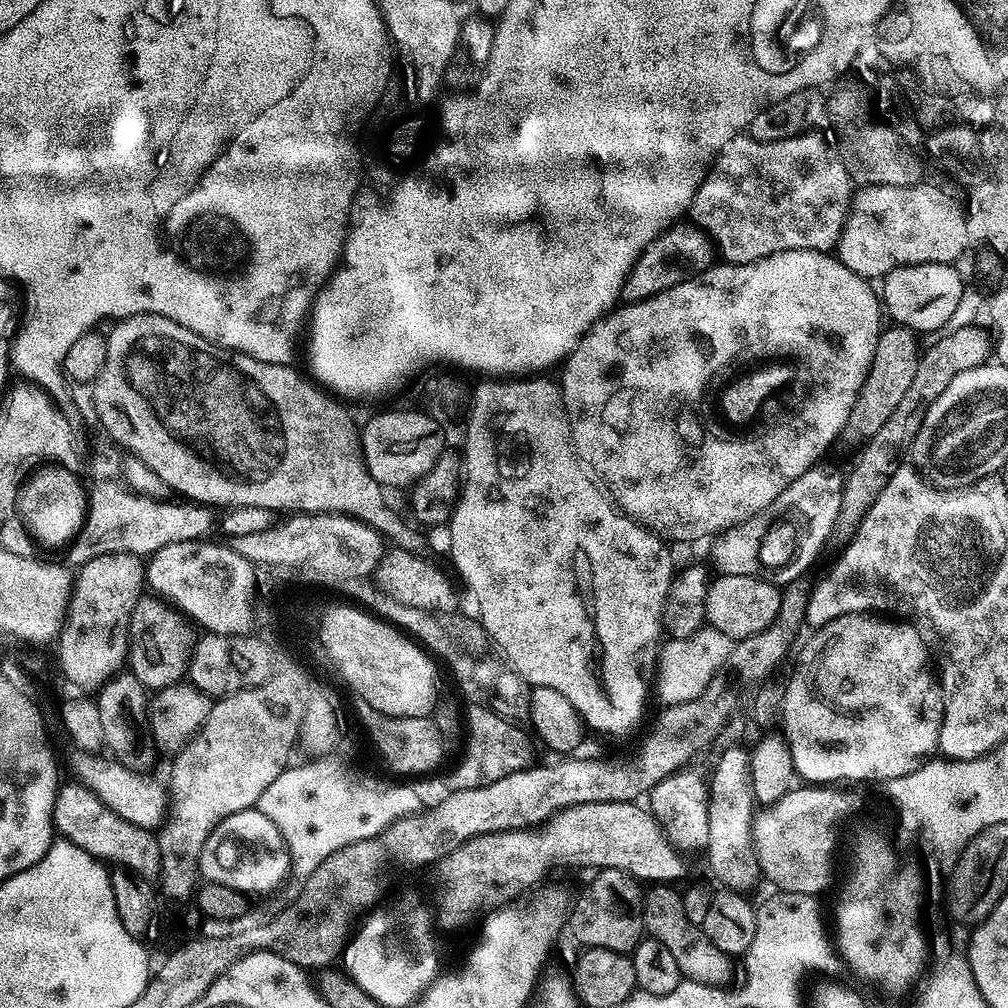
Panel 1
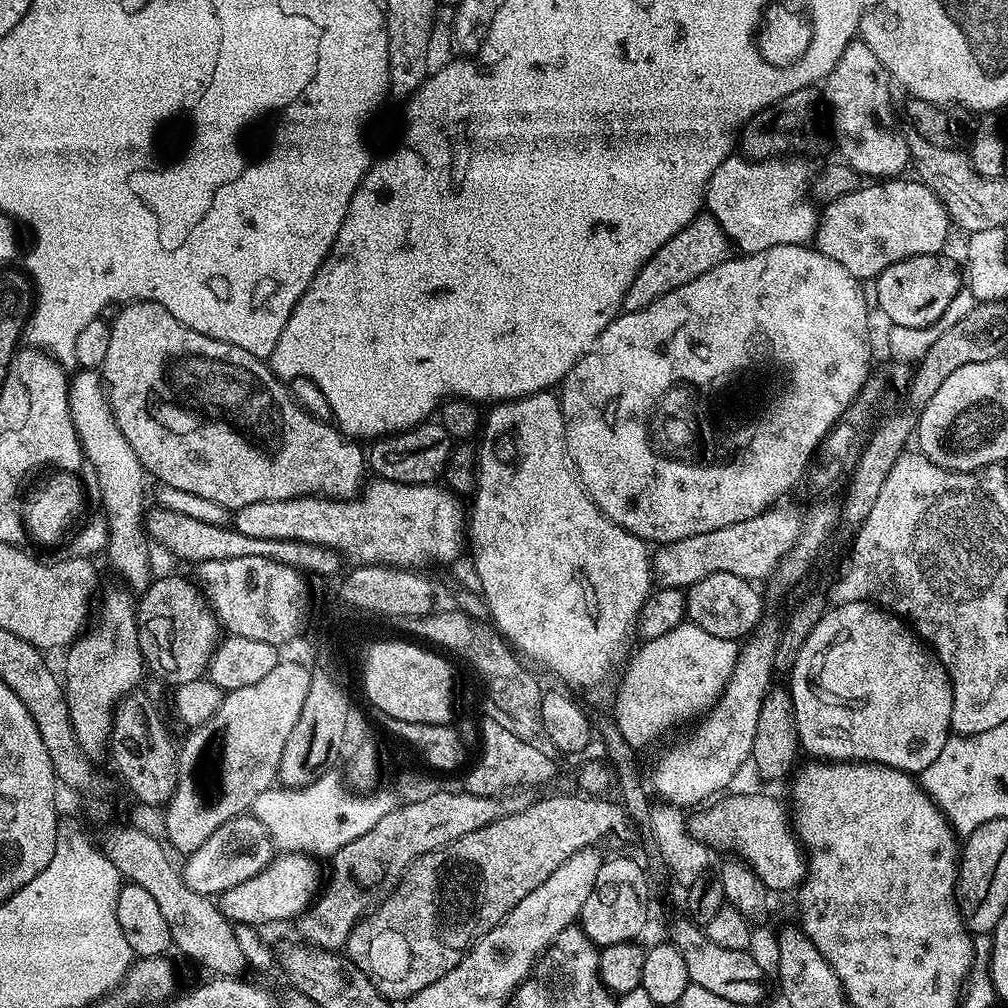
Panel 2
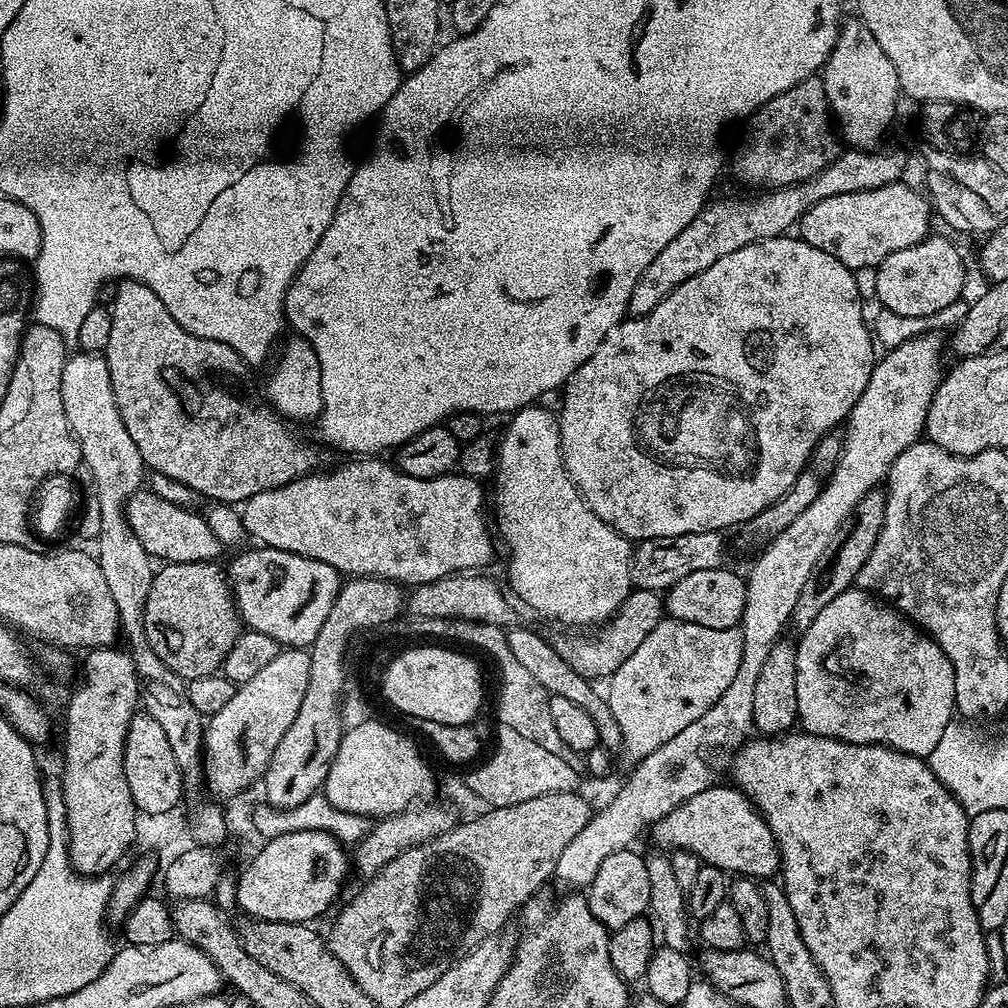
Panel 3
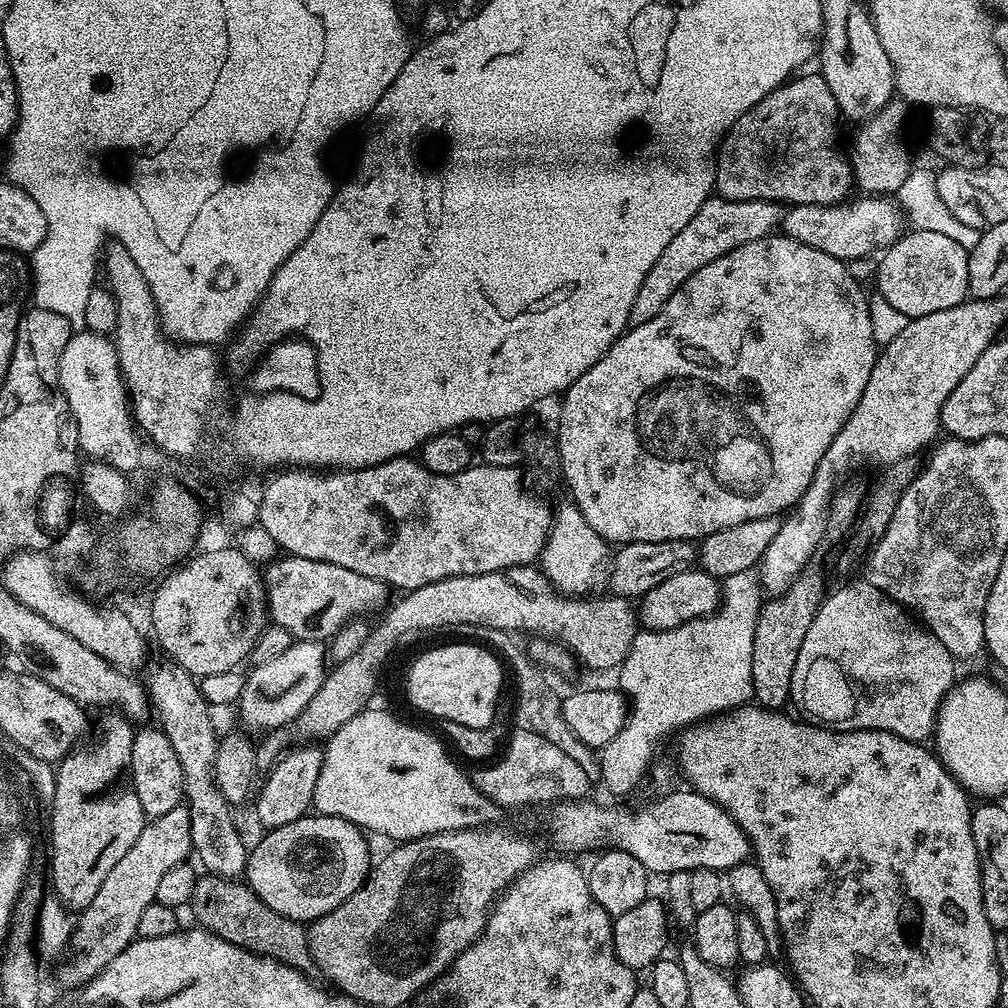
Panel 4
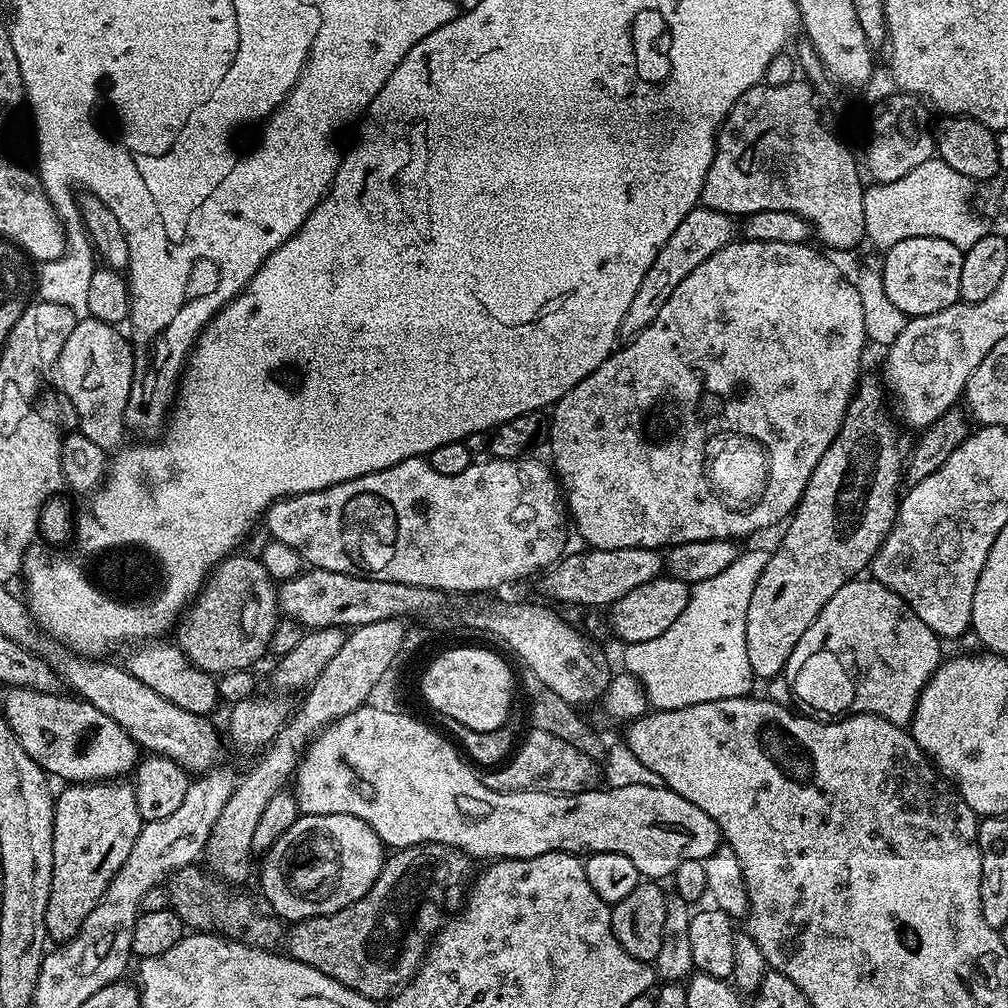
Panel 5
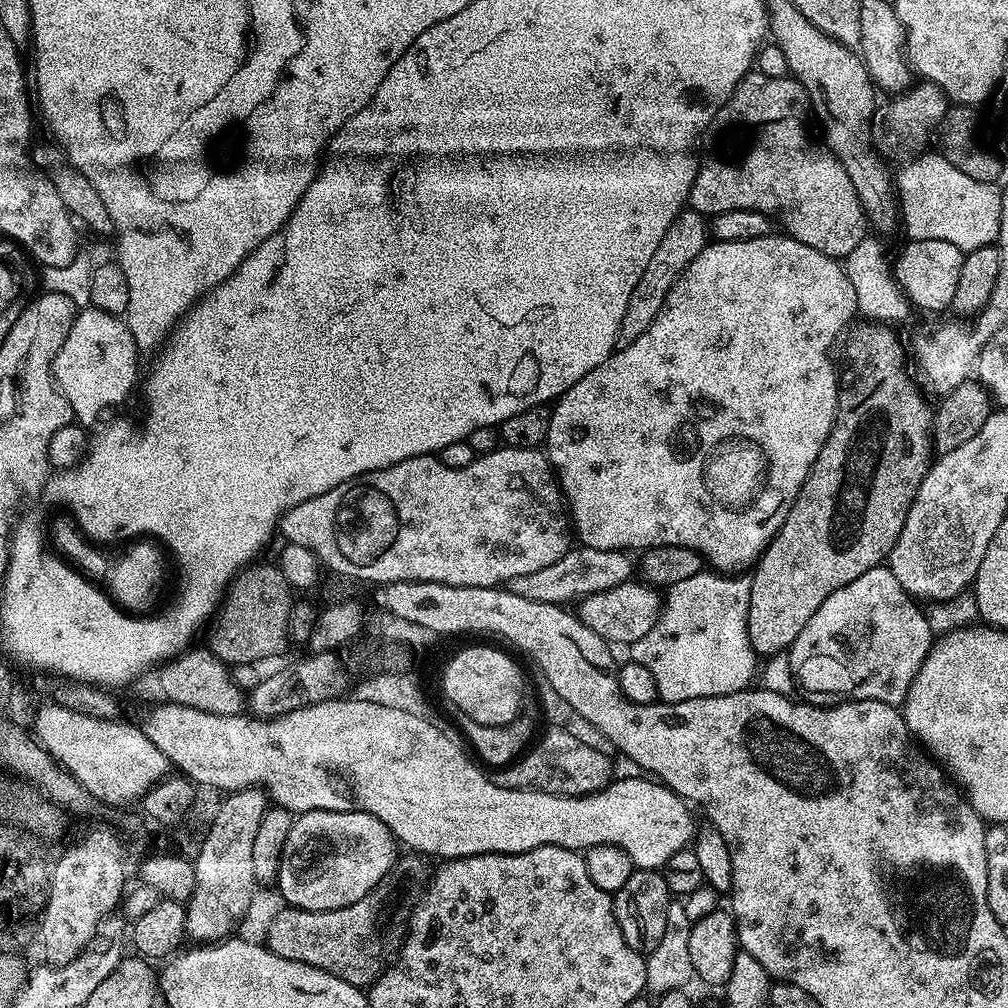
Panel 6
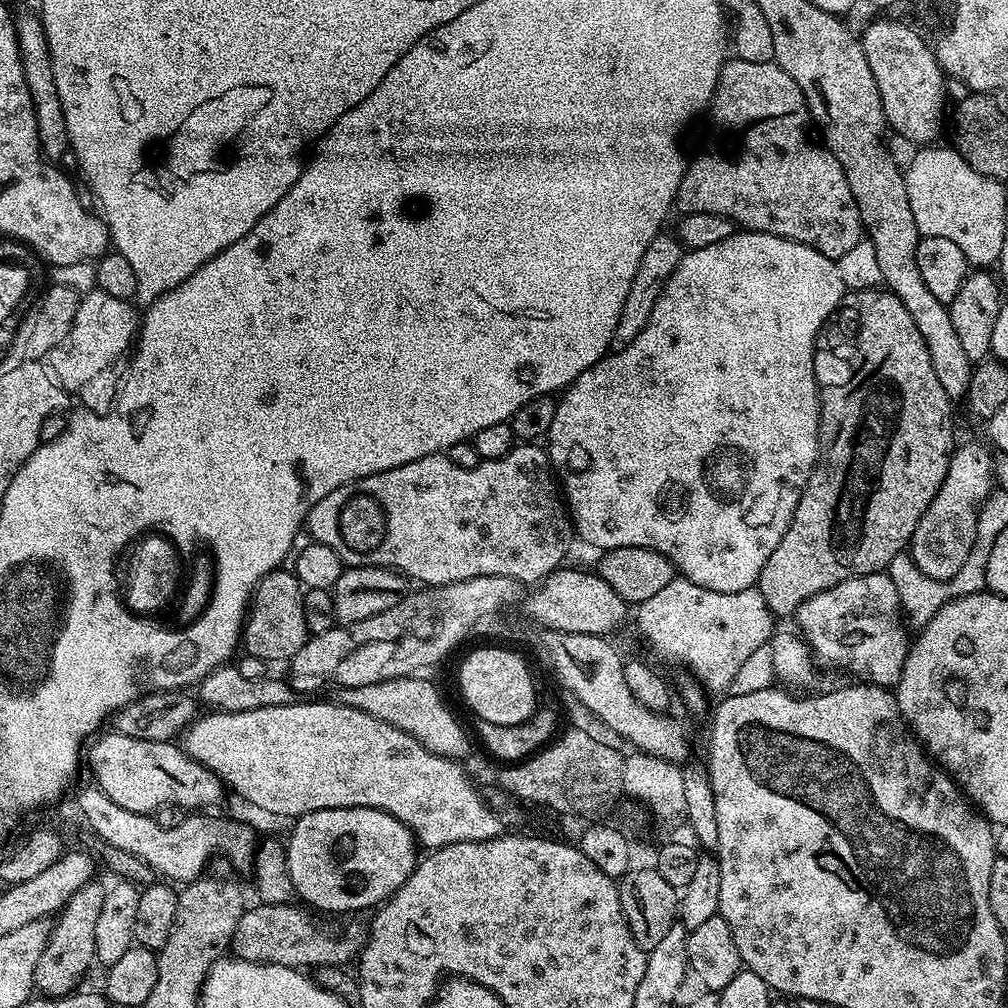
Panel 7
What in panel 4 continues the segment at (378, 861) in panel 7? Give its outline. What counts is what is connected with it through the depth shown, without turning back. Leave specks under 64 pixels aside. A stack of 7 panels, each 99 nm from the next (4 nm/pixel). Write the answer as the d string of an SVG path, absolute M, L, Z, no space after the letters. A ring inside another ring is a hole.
M306 815L263 833L258 846L248 853L246 883L270 910L309 923L336 909L367 880L372 857L365 839L363 831L345 819Z

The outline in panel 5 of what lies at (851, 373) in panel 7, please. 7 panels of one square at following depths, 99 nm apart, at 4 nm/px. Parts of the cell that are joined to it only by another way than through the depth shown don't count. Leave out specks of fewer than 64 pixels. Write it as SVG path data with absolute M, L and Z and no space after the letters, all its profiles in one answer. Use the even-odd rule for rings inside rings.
M867 378L861 379L852 401L848 404L844 421L834 438L834 442L830 442L826 454L822 454L818 466L814 466L814 474L810 474L810 482L806 486L804 497L796 505L796 511L792 513L787 521L786 527L788 529L785 530L784 537L780 540L780 549L777 552L773 551L769 555L766 562L766 570L762 570L762 574L754 586L754 594L750 594L750 610L746 610L746 658L750 658L750 670L757 681L767 682L783 673L786 662L790 658L798 638L802 638L802 634L806 634L806 630L812 625L814 618L818 618L822 606L826 606L826 602L830 598L834 598L834 594L838 594L838 590L842 586L846 586L851 580L857 579L863 573L860 572L863 568L865 571L871 565L873 558L876 556L876 551L880 549L882 542L890 534L890 530L896 521L898 493L902 488L902 473L906 467L906 452L905 449L904 452L900 449L901 425L897 424L888 417L888 408L884 405L883 390L872 380L867 380Z

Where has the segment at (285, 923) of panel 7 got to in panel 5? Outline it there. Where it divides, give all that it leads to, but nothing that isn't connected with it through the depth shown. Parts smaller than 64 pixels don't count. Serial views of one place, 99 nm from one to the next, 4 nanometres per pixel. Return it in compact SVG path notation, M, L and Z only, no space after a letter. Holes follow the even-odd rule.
M415 844L393 851L385 859L377 880L364 897L336 913L295 921L286 932L287 955L306 966L314 966L314 970L322 970L322 974L334 978L334 982L342 982L342 986L366 998L377 1002L387 1001L415 976L423 964L426 949L445 919L443 908L461 907L466 881L473 875L472 864L473 861L460 849L445 844Z

